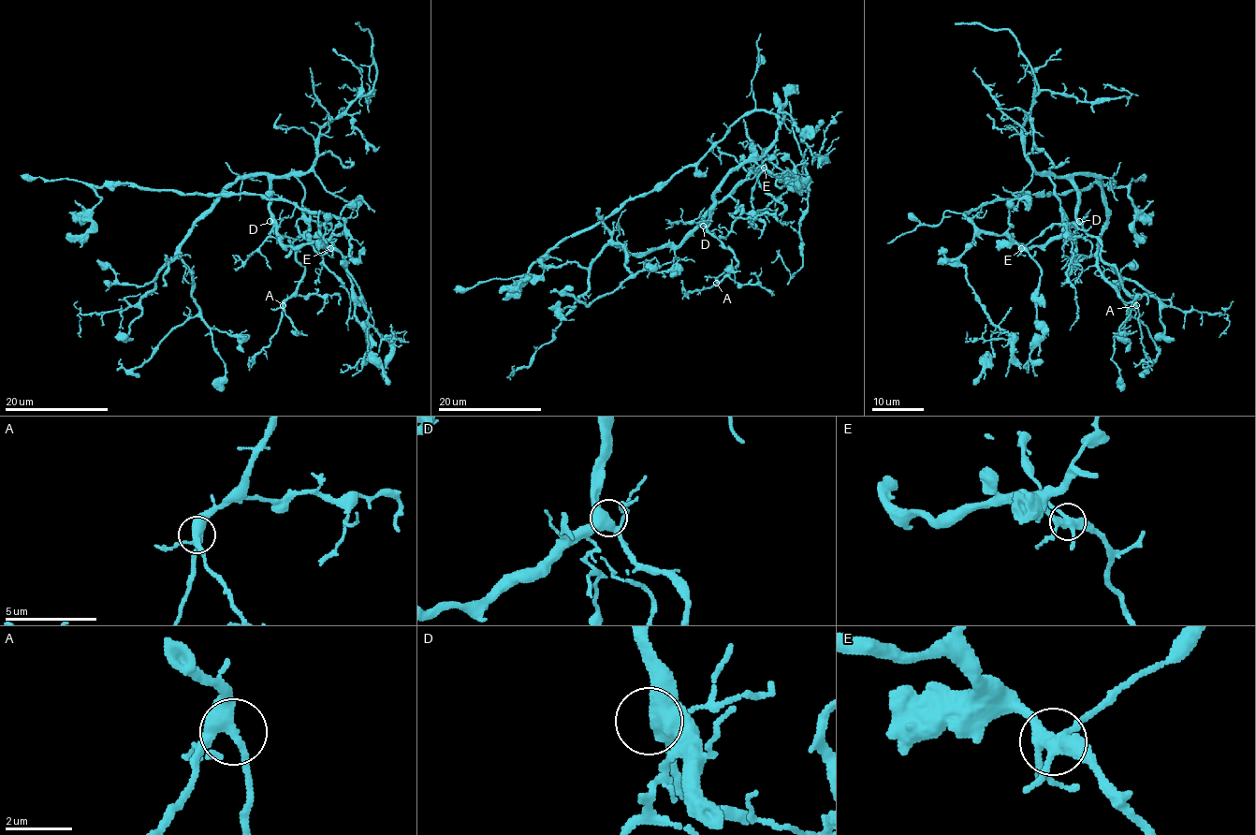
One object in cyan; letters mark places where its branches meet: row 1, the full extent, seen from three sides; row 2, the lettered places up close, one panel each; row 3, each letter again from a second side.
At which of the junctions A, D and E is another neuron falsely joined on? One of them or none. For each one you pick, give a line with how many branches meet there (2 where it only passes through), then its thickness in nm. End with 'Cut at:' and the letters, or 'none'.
Cut at: none

